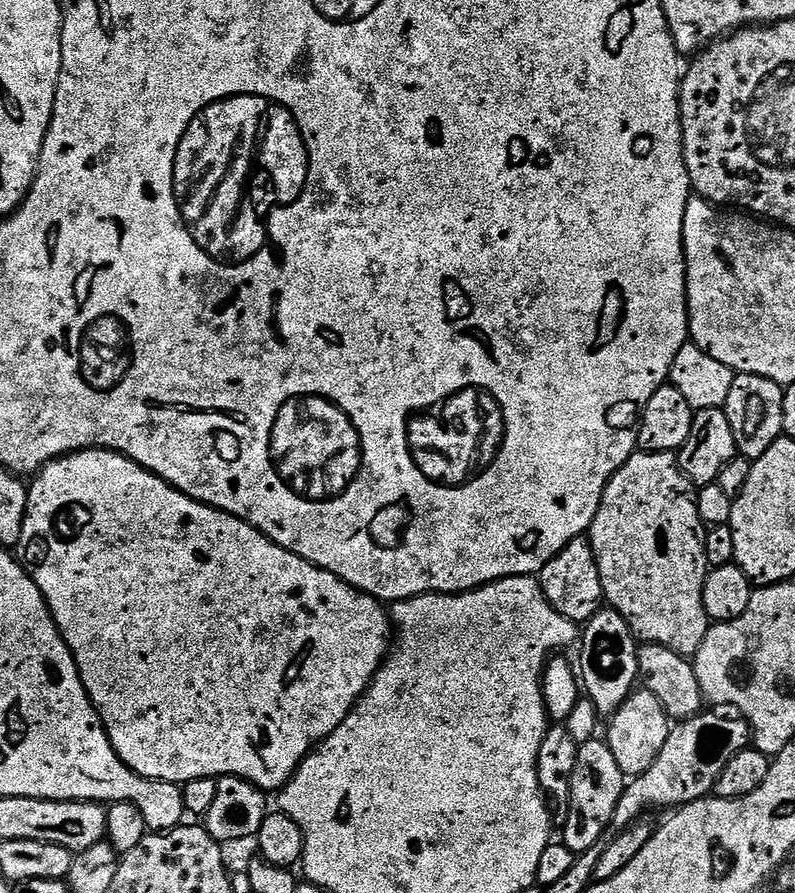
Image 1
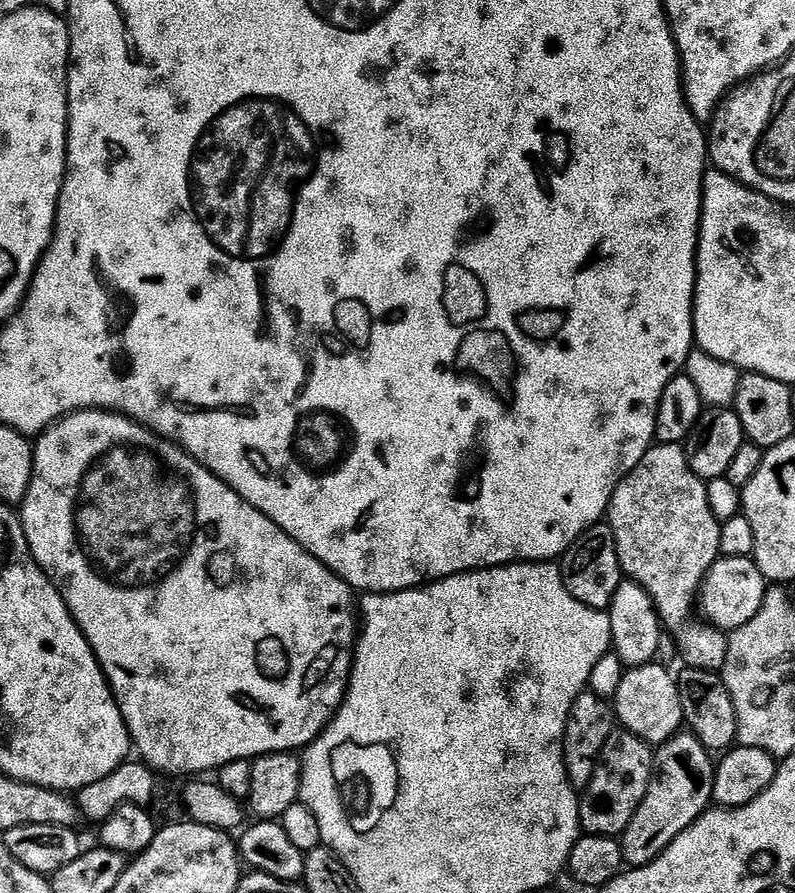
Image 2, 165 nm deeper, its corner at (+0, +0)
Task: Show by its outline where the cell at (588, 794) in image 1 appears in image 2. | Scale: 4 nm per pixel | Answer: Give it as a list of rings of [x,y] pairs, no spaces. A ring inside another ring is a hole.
[[[613,730],[602,746],[600,761],[596,763],[594,778],[580,796],[580,826],[589,836],[623,836],[630,818],[638,810],[652,781],[654,752],[637,736],[623,730]]]

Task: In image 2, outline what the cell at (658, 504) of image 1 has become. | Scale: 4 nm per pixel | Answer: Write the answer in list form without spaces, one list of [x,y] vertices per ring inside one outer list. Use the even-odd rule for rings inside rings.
[[[661,444],[648,449],[642,462],[614,490],[608,503],[606,523],[612,528],[621,573],[650,596],[665,633],[672,635],[683,662],[690,668],[723,669],[728,649],[728,636],[703,619],[692,617],[697,607],[700,585],[712,563],[720,556],[721,521],[714,518],[706,502],[707,483],[690,470],[687,451],[678,444]]]

